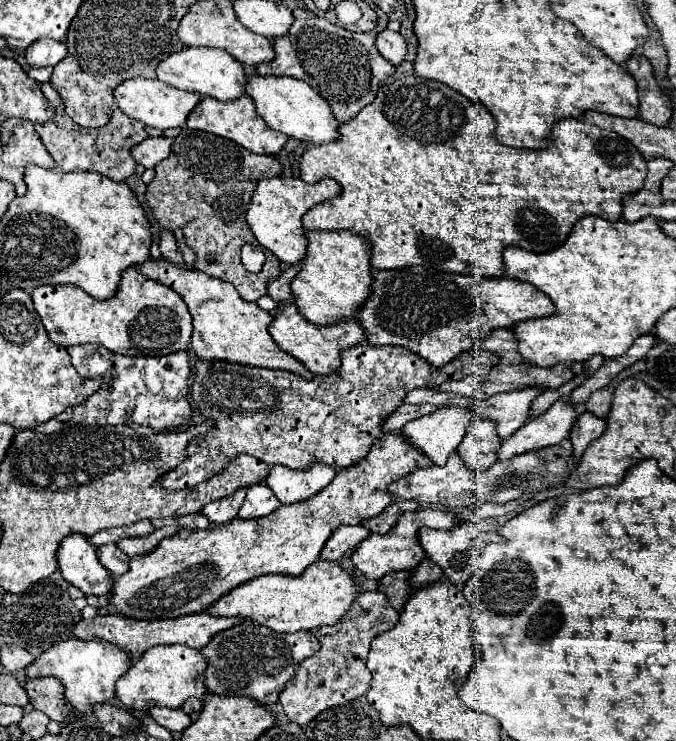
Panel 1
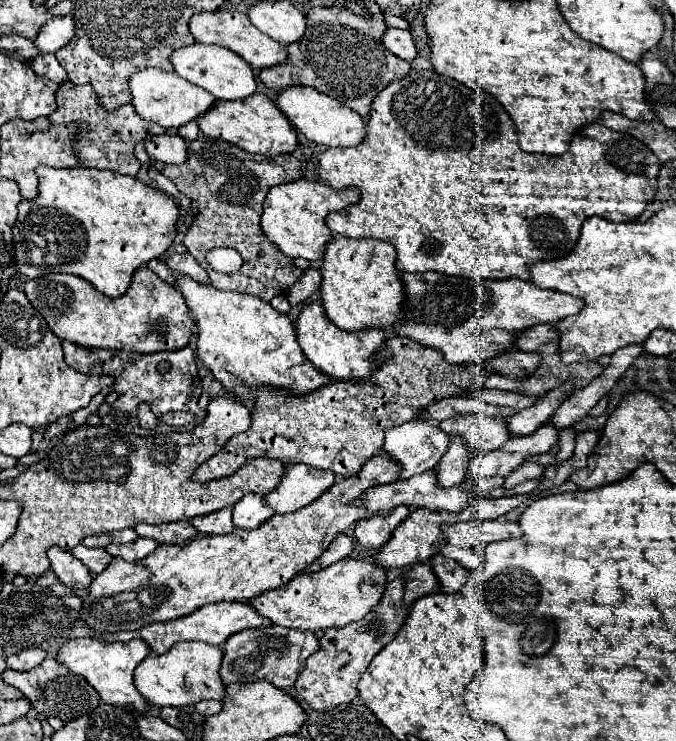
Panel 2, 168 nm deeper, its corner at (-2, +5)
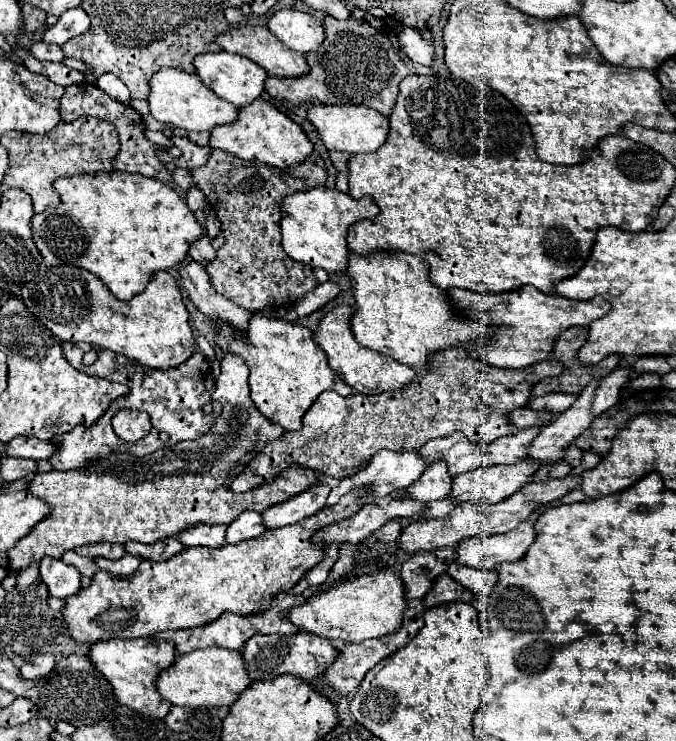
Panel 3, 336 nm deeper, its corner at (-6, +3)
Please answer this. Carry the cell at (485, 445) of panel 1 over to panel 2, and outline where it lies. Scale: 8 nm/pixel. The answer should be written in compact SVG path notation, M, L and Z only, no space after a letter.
M452 437L446 455L438 463L438 483L442 487L452 487L466 481L466 469L470 463L470 453L462 445L462 437Z

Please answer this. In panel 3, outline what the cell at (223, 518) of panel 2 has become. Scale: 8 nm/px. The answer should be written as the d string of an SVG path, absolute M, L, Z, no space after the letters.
M198 525L182 531L176 535L176 539L188 549L188 547L222 547L226 525Z

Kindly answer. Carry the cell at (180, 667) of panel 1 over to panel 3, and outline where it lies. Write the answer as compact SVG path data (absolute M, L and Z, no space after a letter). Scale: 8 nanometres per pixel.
M208 647L208 649L198 649L178 657L168 671L160 673L156 687L158 687L158 693L164 699L168 699L172 705L210 709L210 707L222 707L222 705L232 707L238 701L240 693L250 683L252 681L246 671L246 661L242 659L240 651Z

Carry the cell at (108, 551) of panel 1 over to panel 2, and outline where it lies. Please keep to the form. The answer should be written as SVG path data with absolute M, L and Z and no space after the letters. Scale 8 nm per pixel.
M82 543L72 549L72 555L76 559L80 559L90 569L90 573L94 573L94 575L98 575L102 569L106 569L106 565L110 565L110 561L114 559L106 553L106 549L90 549Z

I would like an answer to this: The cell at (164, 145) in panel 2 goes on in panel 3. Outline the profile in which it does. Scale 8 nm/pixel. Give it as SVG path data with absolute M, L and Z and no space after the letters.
M172 137L172 143L182 149L182 157L178 157L174 161L176 167L184 167L184 169L202 167L212 153L212 147L198 147L196 143L192 143L186 137Z

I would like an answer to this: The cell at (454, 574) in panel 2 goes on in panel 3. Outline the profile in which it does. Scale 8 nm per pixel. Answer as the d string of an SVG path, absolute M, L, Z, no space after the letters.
M452 563L448 567L448 575L458 581L460 585L464 585L466 589L474 591L476 595L482 593L490 593L494 589L494 583L498 581L498 571L482 571L482 569L474 569L474 567L466 567L460 563Z

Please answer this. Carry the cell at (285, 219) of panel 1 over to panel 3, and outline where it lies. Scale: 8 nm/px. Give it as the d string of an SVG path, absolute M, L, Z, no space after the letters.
M328 187L294 193L282 203L282 247L298 263L320 267L328 273L346 273L350 259L346 235L350 225L364 219L374 219L376 215L378 205L372 197L352 199L350 195Z

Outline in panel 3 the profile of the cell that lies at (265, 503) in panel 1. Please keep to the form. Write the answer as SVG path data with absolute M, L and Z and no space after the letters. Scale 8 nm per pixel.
M246 511L238 517L238 521L230 523L228 529L226 529L226 543L230 545L236 545L236 543L242 543L246 539L254 539L254 537L260 537L264 533L264 525L262 525L262 517L260 513L254 513L254 511Z

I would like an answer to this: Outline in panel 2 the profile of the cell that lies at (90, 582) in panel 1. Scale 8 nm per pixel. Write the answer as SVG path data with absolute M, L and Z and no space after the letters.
M50 547L48 549L48 559L52 565L52 571L60 577L60 581L72 589L88 589L92 583L90 571L78 561L70 551Z

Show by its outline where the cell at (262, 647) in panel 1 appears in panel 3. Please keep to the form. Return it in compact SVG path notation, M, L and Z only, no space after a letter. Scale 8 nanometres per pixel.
M294 633L294 635L254 635L246 641L244 651L242 651L246 663L248 663L248 675L250 679L274 679L282 673L292 673L300 679L314 679L318 677L330 663L338 657L338 651L332 647L328 639L322 639L312 633Z

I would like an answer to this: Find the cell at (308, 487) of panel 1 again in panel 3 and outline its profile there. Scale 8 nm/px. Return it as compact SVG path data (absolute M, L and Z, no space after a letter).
M320 481L312 489L266 509L262 513L262 523L266 529L278 529L284 525L298 523L310 515L316 515L320 509L324 509L328 493L330 493L330 485Z

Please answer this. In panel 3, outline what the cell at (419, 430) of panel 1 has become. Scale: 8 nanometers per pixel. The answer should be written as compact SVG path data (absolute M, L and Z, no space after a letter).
M378 451L378 455L372 457L372 461L368 463L366 469L358 471L356 475L352 477L346 477L342 479L328 495L326 499L326 505L336 505L338 499L354 489L364 489L366 495L358 499L358 505L368 505L372 503L374 499L380 499L380 497L386 497L390 495L392 491L400 491L400 489L406 489L410 487L410 483L414 483L424 471L426 471L426 463L422 457L418 457L418 451L402 451L402 453L394 453L394 451Z

